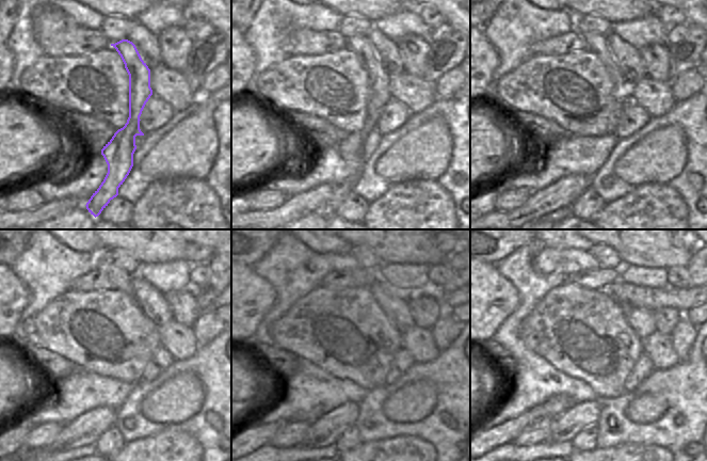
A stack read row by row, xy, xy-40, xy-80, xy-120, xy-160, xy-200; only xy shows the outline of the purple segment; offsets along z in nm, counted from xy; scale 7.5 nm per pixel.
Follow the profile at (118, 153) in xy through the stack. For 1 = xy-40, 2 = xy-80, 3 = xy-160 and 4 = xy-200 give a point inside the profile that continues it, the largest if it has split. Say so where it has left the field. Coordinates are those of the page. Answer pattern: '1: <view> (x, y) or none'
1: xy-40 (351, 148)
2: xy-80 (596, 43)
3: xy-160 (337, 261)
4: xy-200 (566, 261)

